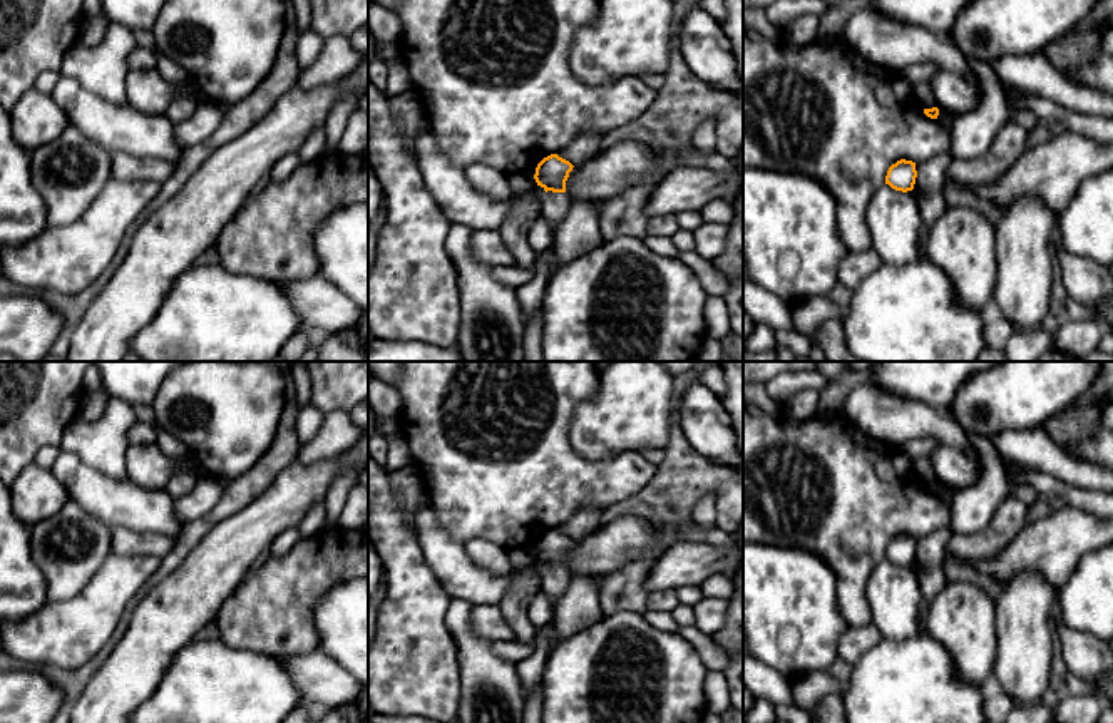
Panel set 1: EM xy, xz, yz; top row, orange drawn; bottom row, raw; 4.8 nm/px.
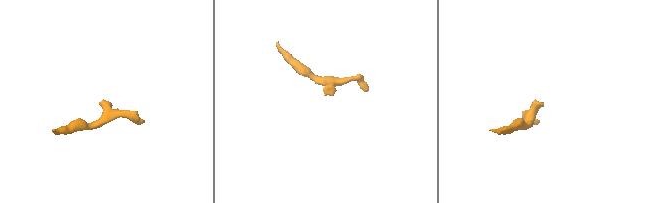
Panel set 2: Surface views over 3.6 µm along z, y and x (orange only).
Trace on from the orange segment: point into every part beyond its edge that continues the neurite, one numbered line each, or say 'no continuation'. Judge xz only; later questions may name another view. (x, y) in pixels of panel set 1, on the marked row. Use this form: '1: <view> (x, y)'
1: xz (554, 205)

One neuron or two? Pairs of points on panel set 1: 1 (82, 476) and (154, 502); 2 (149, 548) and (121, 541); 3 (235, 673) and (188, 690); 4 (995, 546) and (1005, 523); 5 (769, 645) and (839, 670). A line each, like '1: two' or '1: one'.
1: one
2: one
3: one
4: one
5: two

